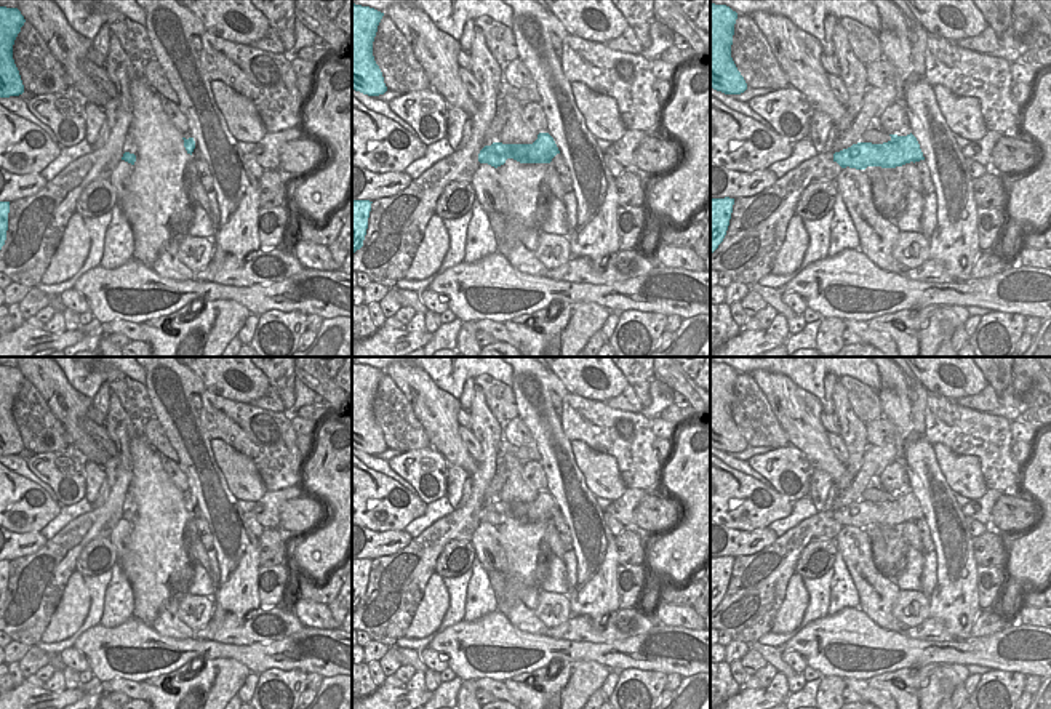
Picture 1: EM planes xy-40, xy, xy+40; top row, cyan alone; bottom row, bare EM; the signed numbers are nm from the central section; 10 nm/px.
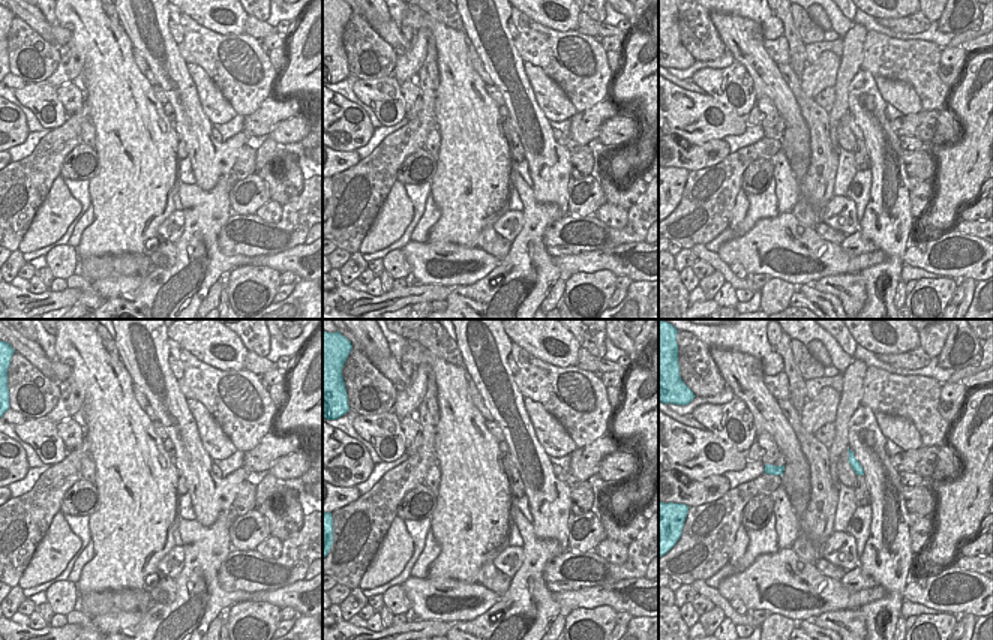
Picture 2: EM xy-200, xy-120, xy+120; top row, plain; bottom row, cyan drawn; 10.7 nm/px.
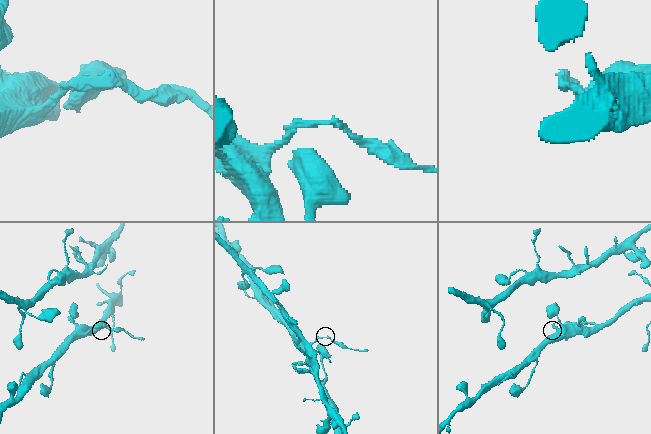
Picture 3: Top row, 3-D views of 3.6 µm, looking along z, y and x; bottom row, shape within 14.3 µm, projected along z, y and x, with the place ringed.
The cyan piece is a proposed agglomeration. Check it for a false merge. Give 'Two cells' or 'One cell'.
Two cells

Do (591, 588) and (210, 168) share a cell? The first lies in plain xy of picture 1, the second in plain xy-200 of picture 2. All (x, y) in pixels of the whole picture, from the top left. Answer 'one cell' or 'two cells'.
one cell

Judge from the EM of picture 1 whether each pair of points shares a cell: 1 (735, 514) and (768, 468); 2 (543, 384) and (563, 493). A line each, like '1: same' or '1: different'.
1: different
2: same

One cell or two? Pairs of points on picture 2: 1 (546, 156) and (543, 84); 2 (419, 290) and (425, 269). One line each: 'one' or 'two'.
1: two
2: two

